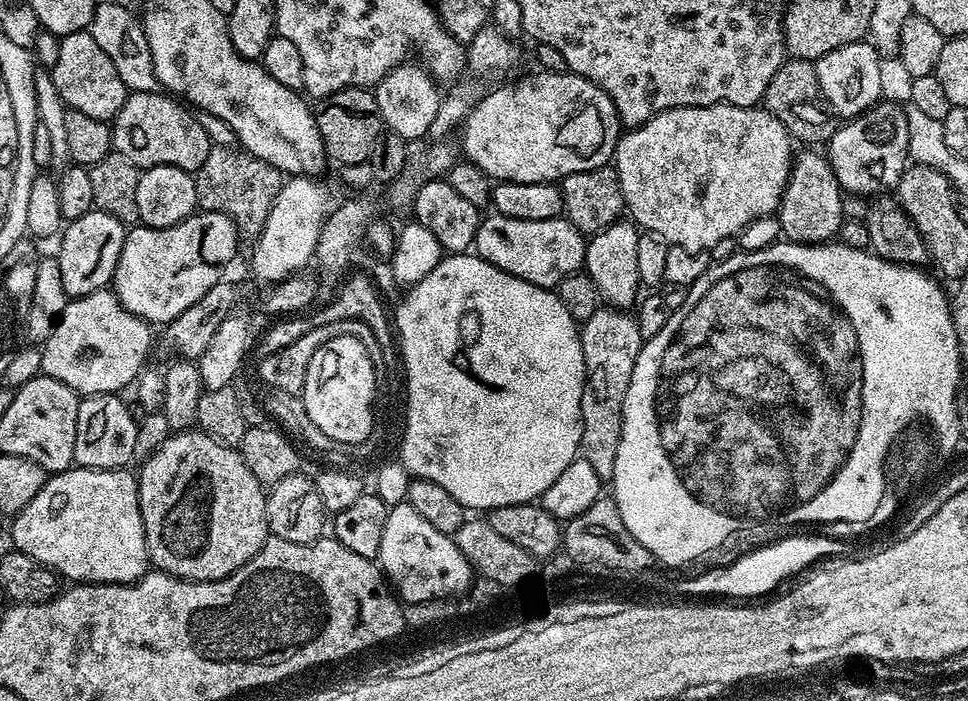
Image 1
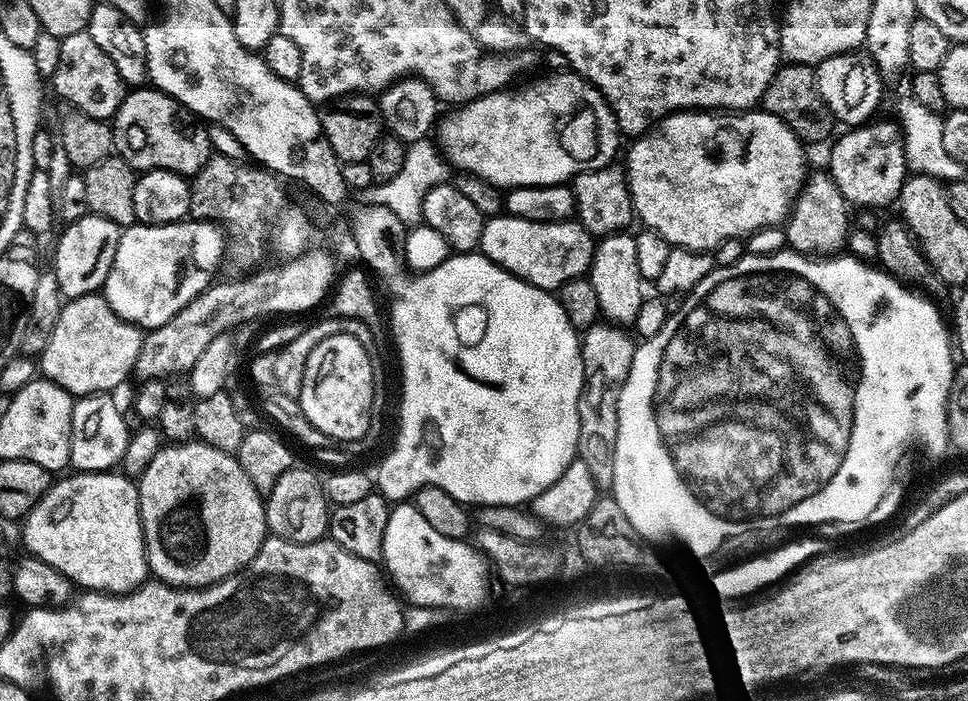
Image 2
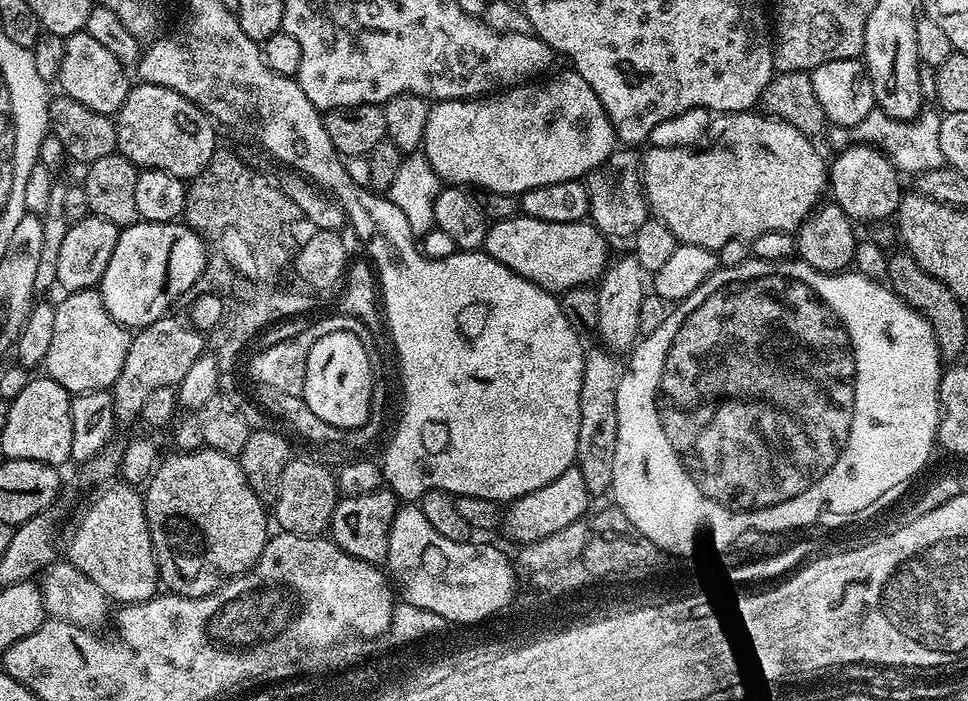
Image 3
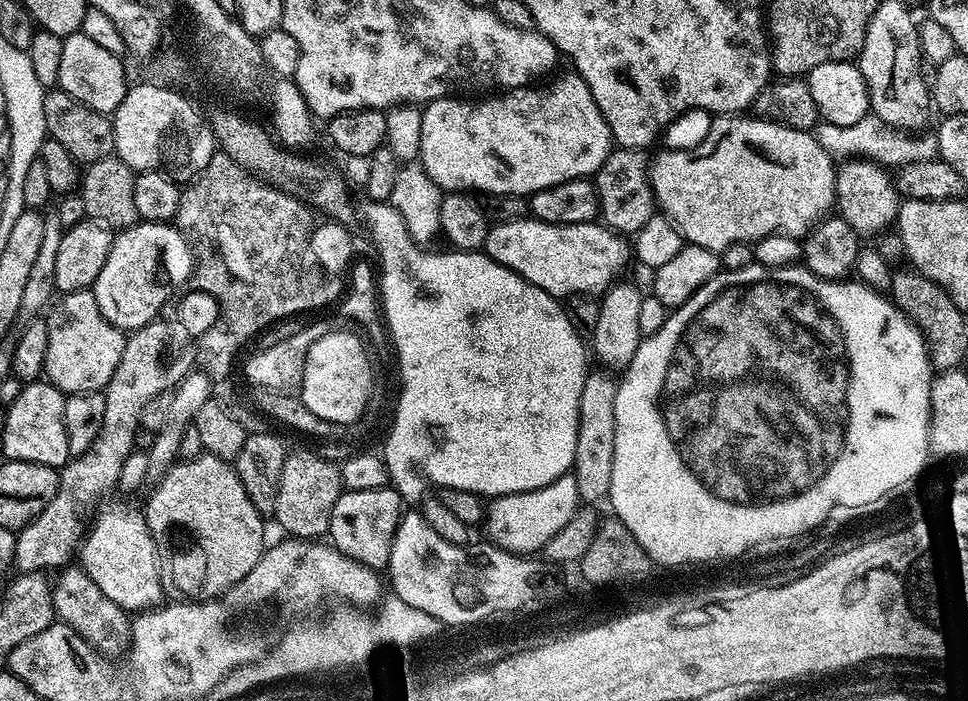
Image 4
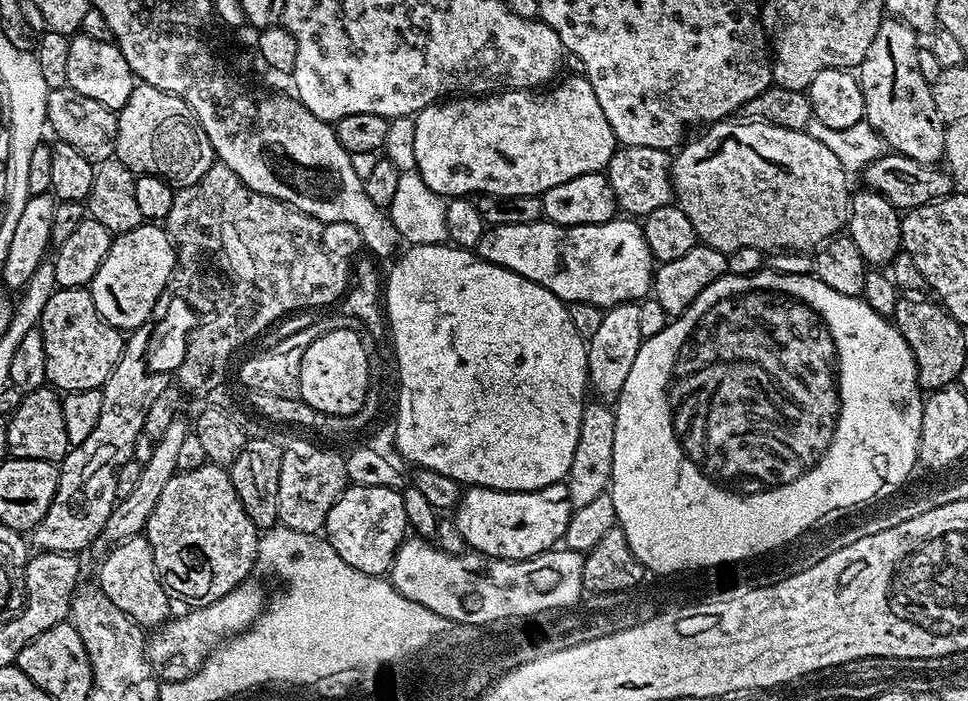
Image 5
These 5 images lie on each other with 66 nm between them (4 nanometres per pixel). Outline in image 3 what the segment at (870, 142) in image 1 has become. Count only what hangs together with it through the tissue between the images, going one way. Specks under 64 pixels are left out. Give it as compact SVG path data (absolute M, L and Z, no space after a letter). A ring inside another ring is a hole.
M849 144L846 148L841 148L835 153L836 161L830 164L830 196L831 199L840 207L853 222L884 222L897 215L900 206L901 173L895 164L884 155L878 148L871 144Z

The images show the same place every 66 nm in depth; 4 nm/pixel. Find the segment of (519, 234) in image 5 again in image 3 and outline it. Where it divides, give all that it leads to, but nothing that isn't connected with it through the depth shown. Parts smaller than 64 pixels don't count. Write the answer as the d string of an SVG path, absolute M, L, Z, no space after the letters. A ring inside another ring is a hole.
M518 214L509 220L497 220L491 225L484 239L483 251L495 258L499 264L506 266L514 274L534 282L553 294L563 294L572 288L591 285L604 275L610 263L608 256L609 241L591 222L567 224L566 222L542 222L538 218Z

